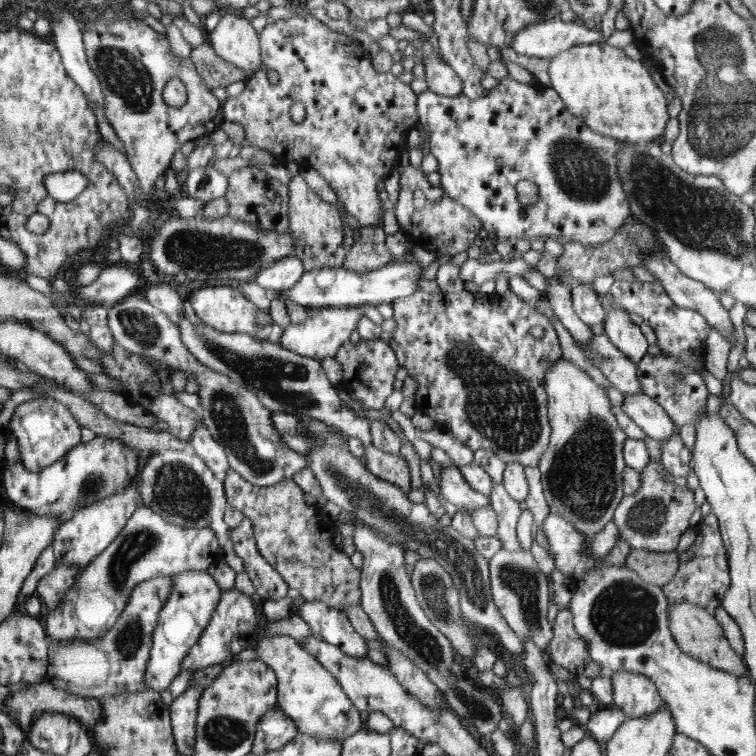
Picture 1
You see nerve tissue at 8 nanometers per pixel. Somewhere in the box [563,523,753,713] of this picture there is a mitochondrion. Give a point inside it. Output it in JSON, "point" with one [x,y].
{"point":[625,614]}

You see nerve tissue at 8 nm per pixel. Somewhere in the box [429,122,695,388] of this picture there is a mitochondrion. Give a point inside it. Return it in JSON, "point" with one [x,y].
{"point":[579,171]}

